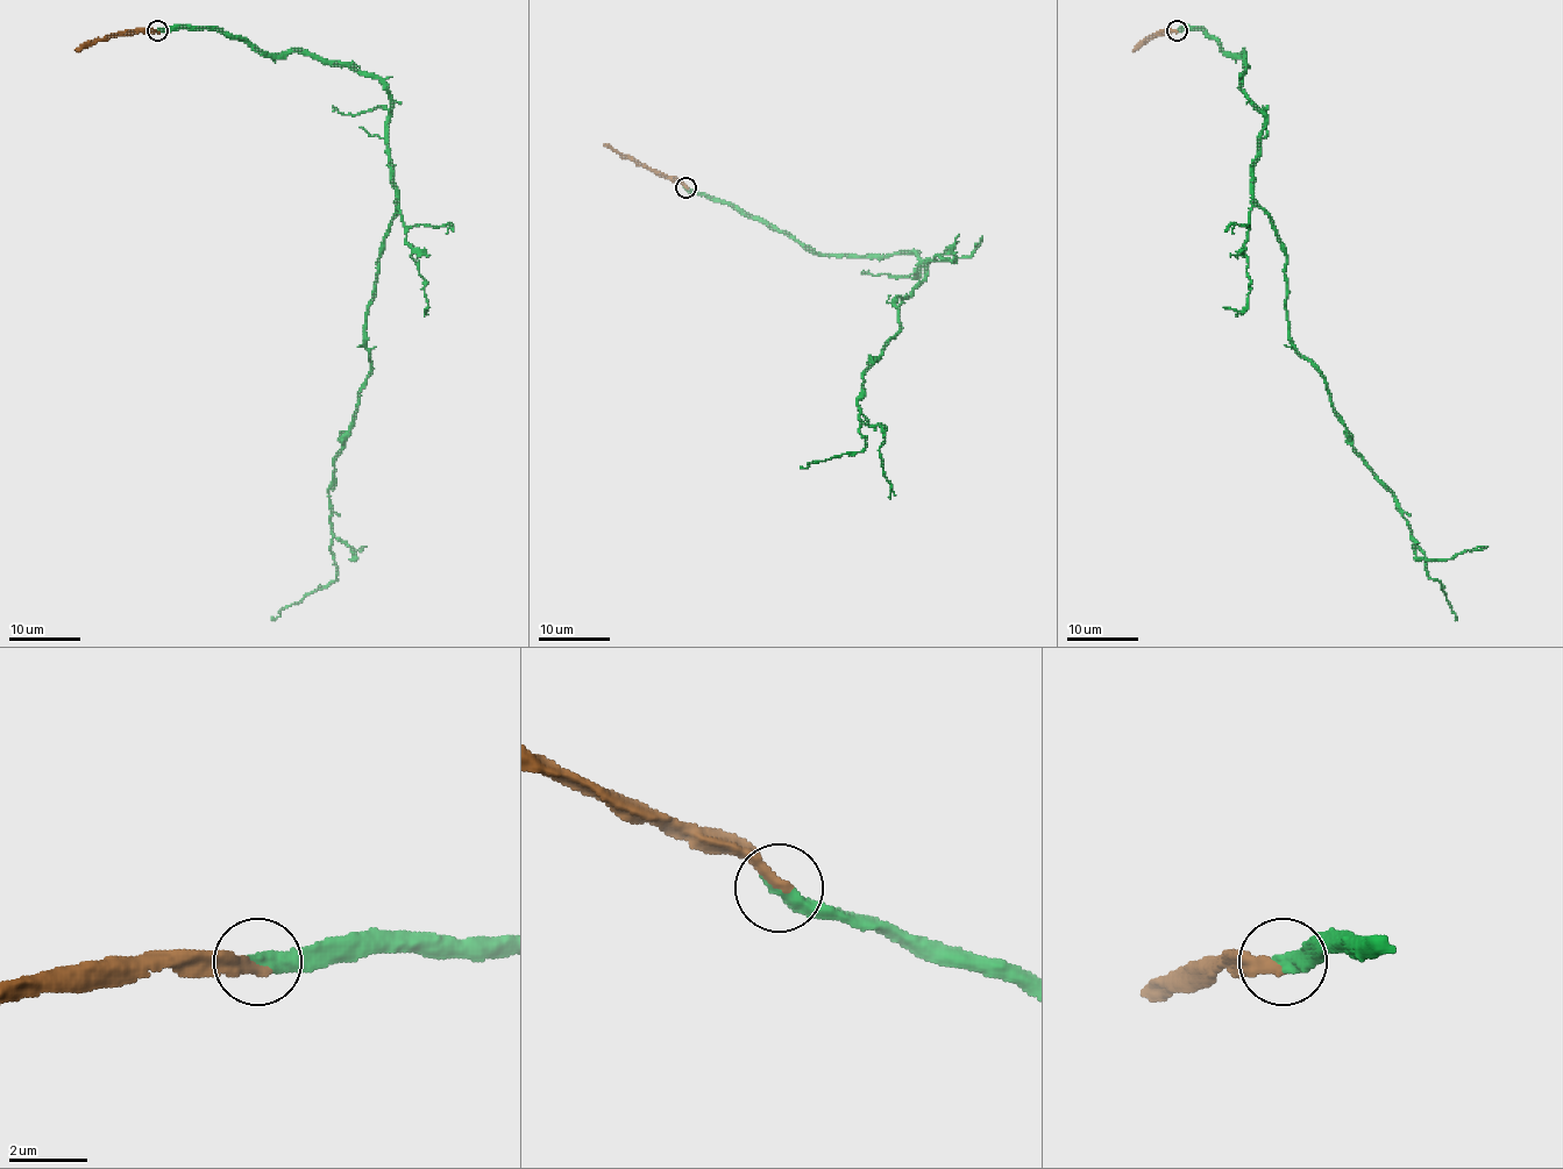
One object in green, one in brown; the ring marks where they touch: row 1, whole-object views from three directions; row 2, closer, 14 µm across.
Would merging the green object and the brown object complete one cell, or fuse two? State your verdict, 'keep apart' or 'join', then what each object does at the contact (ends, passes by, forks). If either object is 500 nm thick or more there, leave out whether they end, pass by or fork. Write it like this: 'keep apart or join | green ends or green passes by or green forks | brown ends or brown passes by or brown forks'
join | green ends | brown ends

